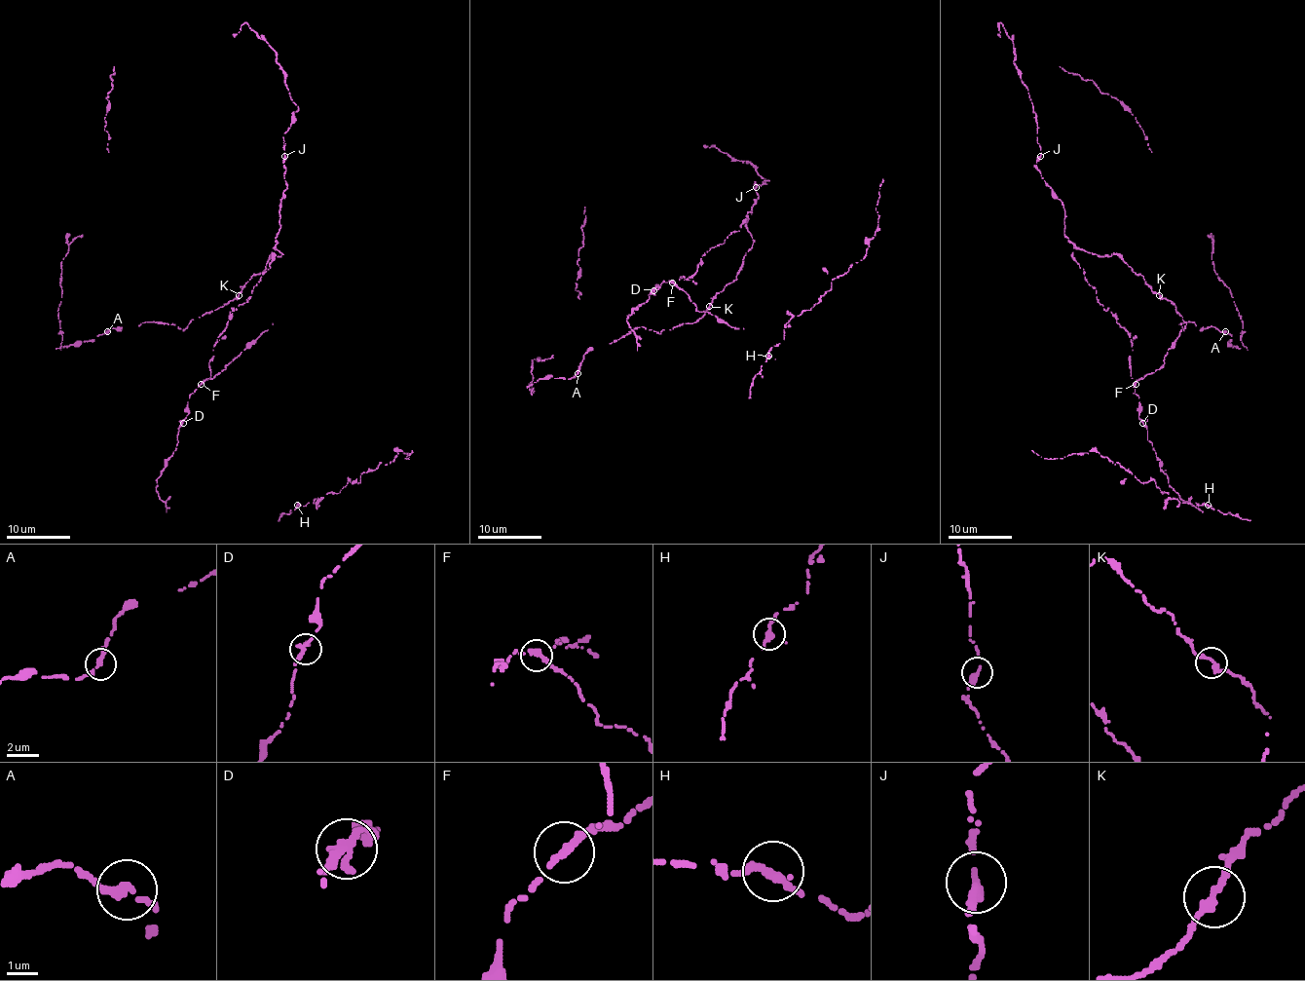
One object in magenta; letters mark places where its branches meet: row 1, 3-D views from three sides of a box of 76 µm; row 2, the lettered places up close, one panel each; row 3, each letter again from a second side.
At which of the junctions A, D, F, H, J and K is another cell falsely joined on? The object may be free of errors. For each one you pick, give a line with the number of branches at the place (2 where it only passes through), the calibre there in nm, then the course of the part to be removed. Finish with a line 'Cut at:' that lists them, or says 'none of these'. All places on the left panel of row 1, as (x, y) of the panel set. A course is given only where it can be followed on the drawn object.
F: 2 branches meet; 280 nm thick; foreign part runs (201, 384), (211, 379), (272, 323)
Cut at: F

